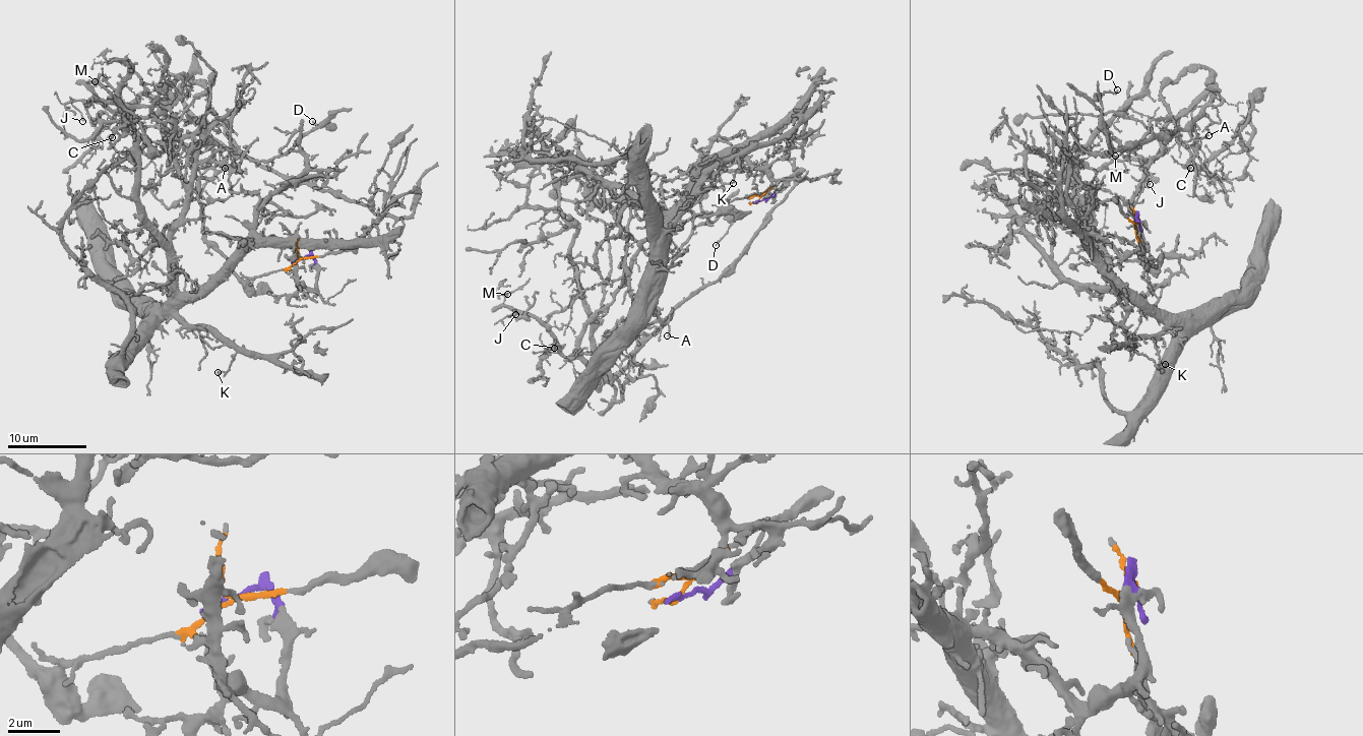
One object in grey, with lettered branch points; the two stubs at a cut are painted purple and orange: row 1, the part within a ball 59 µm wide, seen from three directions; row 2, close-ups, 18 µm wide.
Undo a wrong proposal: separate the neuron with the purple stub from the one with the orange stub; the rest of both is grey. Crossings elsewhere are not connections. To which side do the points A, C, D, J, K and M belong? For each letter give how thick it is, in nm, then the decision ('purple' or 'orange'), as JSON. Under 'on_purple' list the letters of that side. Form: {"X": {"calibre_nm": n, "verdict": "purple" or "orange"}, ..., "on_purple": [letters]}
{"A": {"calibre_nm": 130, "verdict": "orange"}, "C": {"calibre_nm": 170, "verdict": "orange"}, "D": {"calibre_nm": 160, "verdict": "orange"}, "J": {"calibre_nm": 100, "verdict": "orange"}, "K": {"calibre_nm": 190, "verdict": "purple"}, "M": {"calibre_nm": 150, "verdict": "orange"}, "on_purple": ["K"]}

